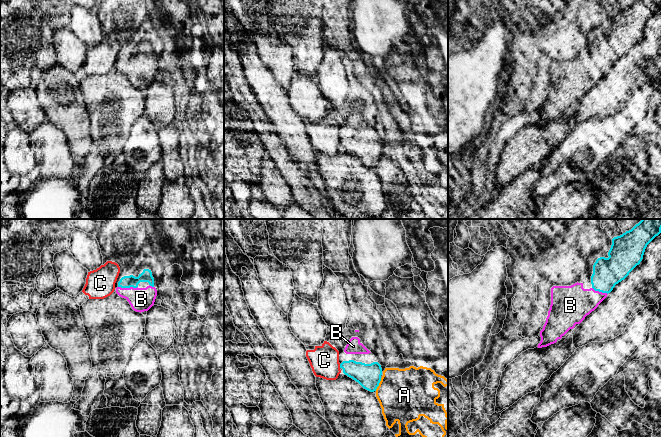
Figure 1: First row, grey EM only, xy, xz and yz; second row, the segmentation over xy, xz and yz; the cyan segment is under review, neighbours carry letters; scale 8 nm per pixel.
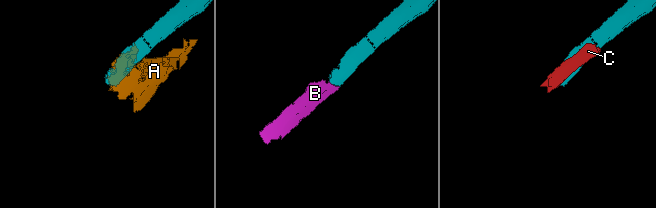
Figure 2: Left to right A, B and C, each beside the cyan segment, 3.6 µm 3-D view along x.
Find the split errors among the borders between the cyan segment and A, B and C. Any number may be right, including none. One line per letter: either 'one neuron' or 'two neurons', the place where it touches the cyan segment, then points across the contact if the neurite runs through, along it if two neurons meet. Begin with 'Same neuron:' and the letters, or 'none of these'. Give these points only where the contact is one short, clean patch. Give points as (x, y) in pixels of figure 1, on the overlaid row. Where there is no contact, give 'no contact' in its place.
Same neuron: B
A: two neurons; meets cyan in xz at (378, 384)
B: one neuron; meets cyan in xy at (128, 287); runs through xy (146, 276), (135, 280), (128, 287), (141, 299)
C: two neurons; meets cyan in xz at (340, 366)

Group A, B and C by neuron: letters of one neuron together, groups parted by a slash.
A / B / C

